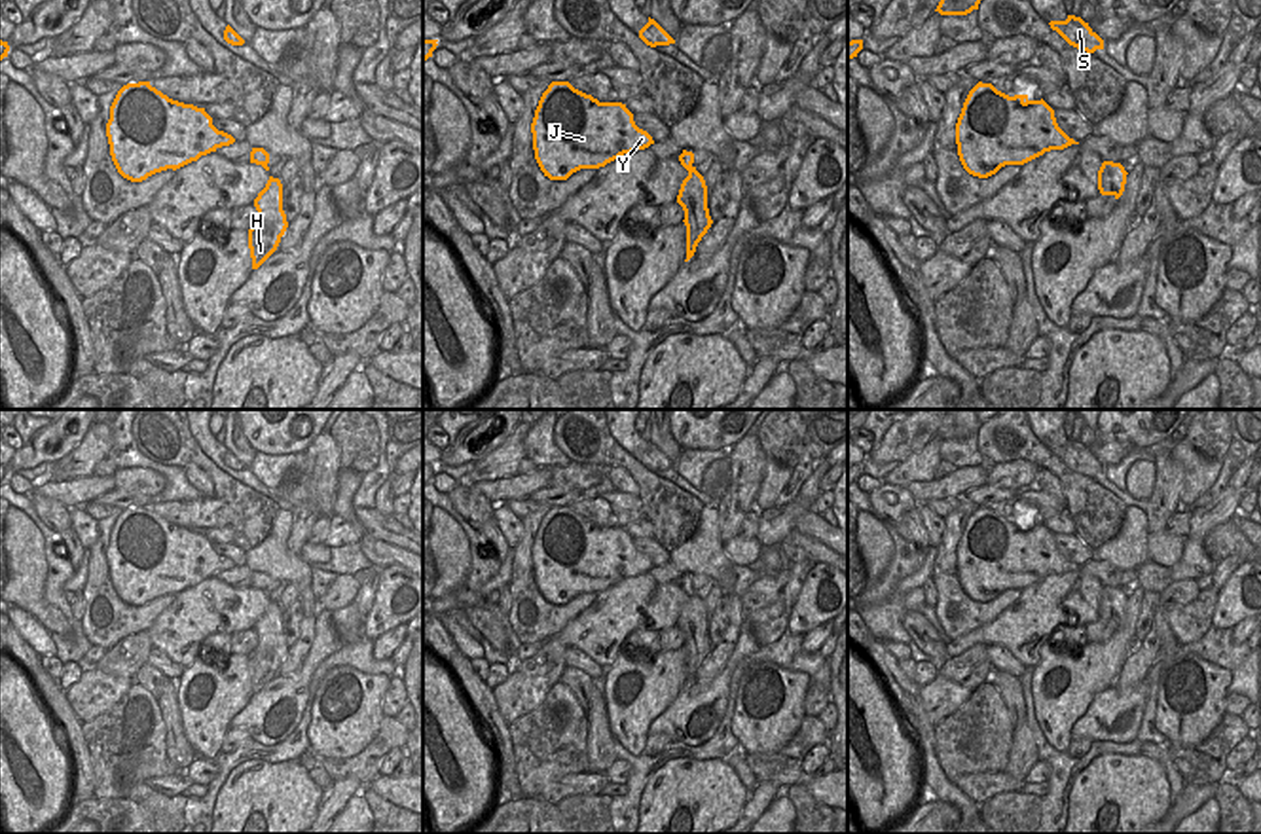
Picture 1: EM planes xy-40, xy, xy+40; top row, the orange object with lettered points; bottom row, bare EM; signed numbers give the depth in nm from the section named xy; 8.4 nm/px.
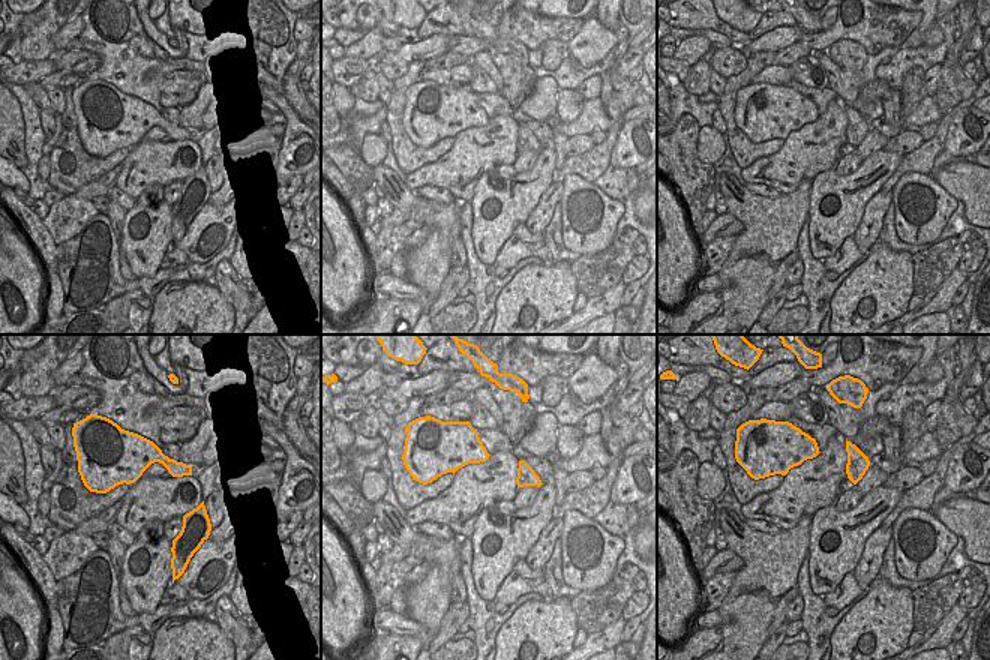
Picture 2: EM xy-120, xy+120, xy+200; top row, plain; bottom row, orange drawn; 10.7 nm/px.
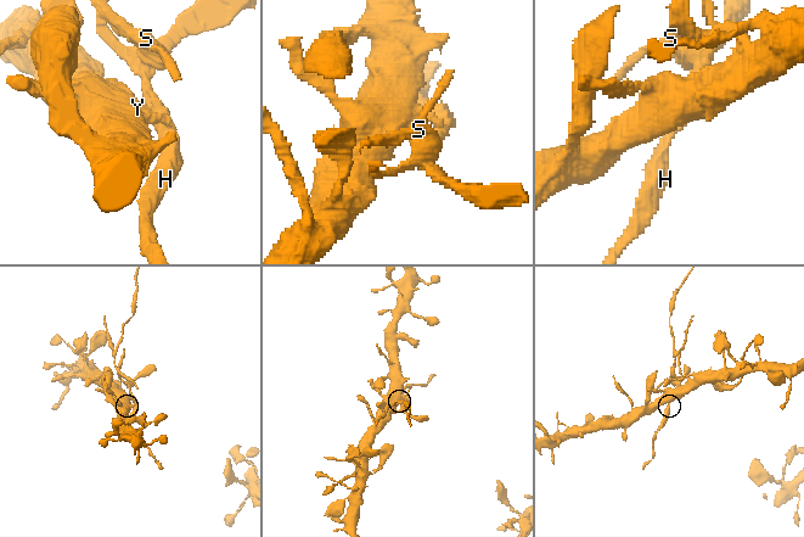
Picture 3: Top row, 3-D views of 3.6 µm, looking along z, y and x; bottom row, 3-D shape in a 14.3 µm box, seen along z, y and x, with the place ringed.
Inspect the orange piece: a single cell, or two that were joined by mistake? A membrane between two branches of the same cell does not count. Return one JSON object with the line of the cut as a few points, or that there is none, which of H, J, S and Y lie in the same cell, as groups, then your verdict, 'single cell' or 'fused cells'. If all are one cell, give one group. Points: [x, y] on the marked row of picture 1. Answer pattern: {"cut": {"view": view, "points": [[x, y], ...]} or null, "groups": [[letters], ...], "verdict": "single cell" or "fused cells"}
{"cut": {"view": "xy", "points": [[694, 169], [689, 173]]}, "groups": [["H", "S"], ["J", "Y"]], "verdict": "fused cells"}

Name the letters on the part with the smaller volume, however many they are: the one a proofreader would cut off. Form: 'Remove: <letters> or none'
Remove: H, S

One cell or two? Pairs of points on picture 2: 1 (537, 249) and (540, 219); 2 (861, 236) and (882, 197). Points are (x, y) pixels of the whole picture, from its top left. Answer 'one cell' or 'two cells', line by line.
1: two cells
2: one cell

